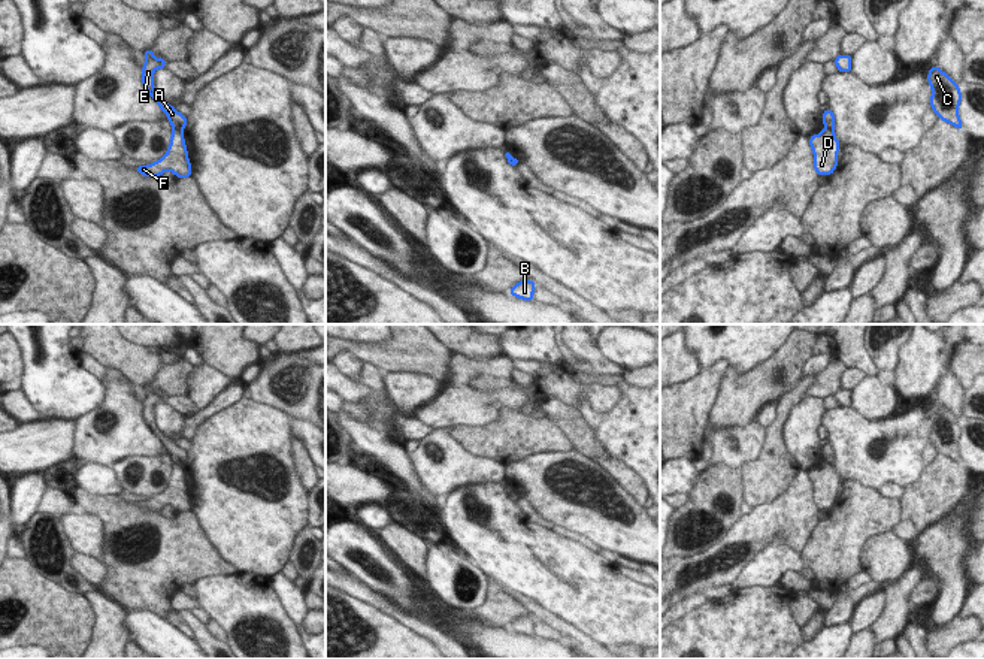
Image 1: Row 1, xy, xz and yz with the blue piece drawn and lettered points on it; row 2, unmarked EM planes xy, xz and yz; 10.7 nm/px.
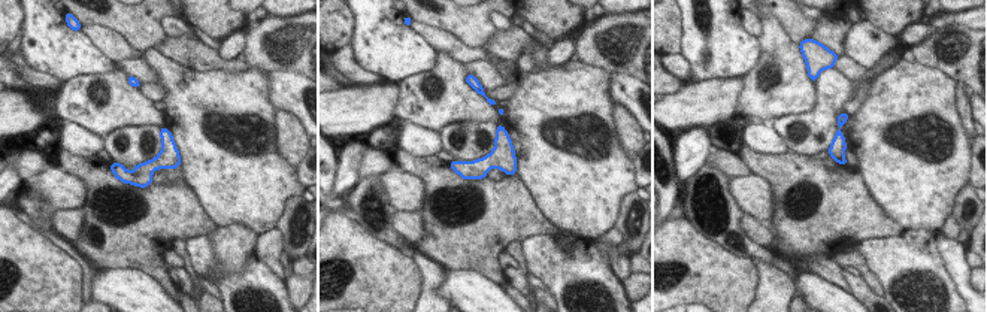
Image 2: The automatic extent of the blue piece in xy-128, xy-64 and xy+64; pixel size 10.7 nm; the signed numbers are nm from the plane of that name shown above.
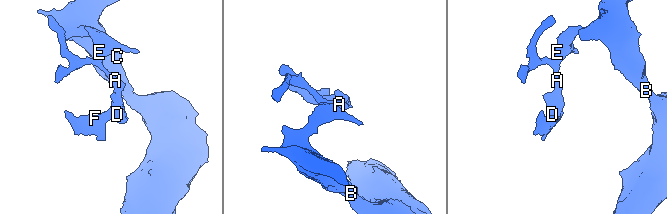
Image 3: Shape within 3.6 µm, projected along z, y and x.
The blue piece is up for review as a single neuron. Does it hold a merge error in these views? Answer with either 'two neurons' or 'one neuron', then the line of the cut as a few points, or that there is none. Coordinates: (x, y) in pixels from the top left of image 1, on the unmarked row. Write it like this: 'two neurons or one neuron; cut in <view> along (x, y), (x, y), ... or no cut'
two neurons; cut in xy along (173, 462), (181, 466)

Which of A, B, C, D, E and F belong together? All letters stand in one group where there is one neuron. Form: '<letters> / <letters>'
A B C E / D F

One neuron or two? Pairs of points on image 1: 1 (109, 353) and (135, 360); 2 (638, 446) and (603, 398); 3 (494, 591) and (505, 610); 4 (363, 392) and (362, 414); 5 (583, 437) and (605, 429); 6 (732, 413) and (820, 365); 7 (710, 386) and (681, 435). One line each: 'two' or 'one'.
1: one
2: two
3: one
4: two
5: two
6: two
7: one

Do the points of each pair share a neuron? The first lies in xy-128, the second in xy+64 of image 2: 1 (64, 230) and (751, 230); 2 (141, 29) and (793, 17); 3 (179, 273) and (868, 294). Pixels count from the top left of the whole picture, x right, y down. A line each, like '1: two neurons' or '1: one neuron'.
1: one neuron
2: one neuron
3: one neuron

